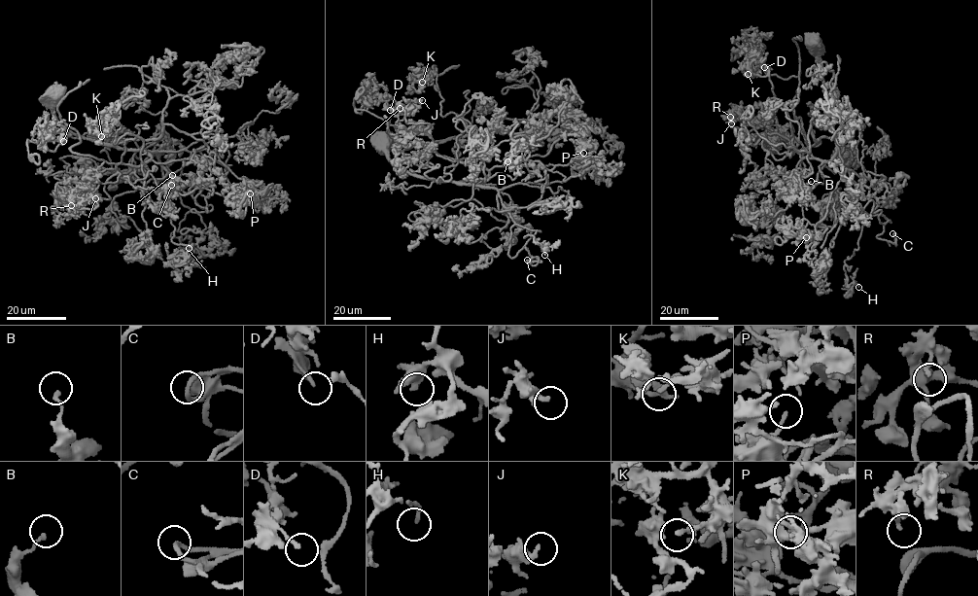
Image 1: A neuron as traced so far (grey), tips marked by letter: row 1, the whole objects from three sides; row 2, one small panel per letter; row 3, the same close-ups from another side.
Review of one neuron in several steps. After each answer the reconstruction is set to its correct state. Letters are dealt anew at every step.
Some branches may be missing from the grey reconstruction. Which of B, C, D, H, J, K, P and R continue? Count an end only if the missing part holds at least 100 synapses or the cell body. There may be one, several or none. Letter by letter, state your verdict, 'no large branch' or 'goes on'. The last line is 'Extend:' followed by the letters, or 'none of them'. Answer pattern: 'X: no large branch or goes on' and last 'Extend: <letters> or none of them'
B: no large branch
C: no large branch
D: no large branch
H: no large branch
J: no large branch
K: no large branch
P: no large branch
R: no large branch
Extend: none of them

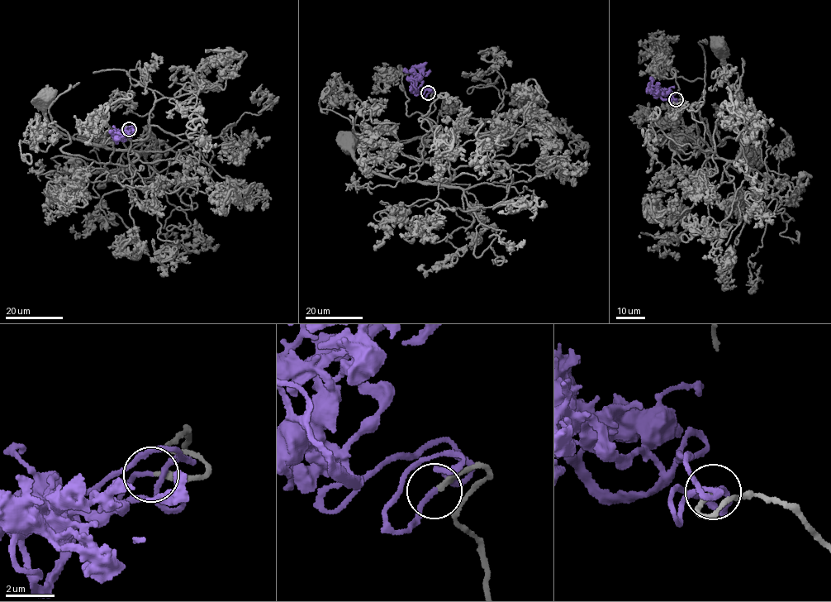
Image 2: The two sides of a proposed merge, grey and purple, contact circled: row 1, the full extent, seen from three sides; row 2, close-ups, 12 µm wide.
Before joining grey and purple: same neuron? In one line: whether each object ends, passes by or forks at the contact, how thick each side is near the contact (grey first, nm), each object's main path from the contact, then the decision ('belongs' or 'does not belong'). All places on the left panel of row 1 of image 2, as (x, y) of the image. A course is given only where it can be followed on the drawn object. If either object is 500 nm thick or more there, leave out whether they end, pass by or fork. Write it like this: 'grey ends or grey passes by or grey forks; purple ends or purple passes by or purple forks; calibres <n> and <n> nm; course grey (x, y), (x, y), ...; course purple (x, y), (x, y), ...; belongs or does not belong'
grey ends; purple ends; calibres 220 and 190 nm; course grey (130, 129), (134, 124), (113, 141), (114, 164), (130, 164), (137, 155), (68, 137), (45, 117), (43, 100); course purple (129, 129), (122, 134), (129, 132), (132, 126), (117, 135), (109, 130); belongs

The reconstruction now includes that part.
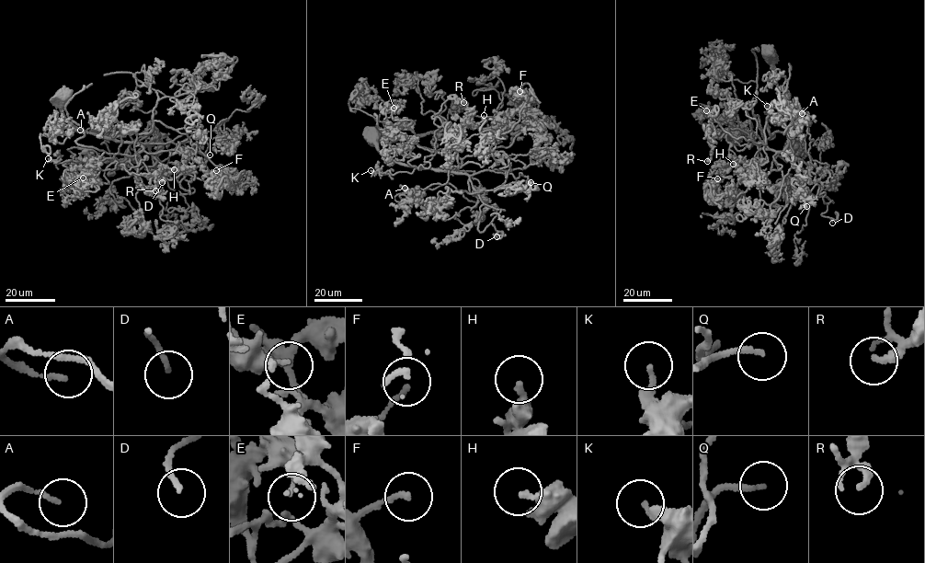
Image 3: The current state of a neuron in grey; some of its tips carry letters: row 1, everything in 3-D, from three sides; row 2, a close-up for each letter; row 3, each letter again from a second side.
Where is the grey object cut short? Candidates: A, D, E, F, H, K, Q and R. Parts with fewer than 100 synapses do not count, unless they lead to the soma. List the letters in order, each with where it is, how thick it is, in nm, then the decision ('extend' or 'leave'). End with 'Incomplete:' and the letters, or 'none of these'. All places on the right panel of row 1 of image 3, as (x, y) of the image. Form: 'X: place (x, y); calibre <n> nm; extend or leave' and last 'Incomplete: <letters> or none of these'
A: place (802, 113); calibre 130 nm; extend
D: place (832, 223); calibre 140 nm; extend
E: place (706, 110); calibre 200 nm; leave
F: place (717, 178); calibre 140 nm; leave
H: place (733, 164); calibre 320 nm; leave
K: place (767, 106); calibre 170 nm; leave
Q: place (806, 206); calibre 170 nm; extend
R: place (707, 161); calibre 200 nm; leave
Incomplete: A, D, Q

